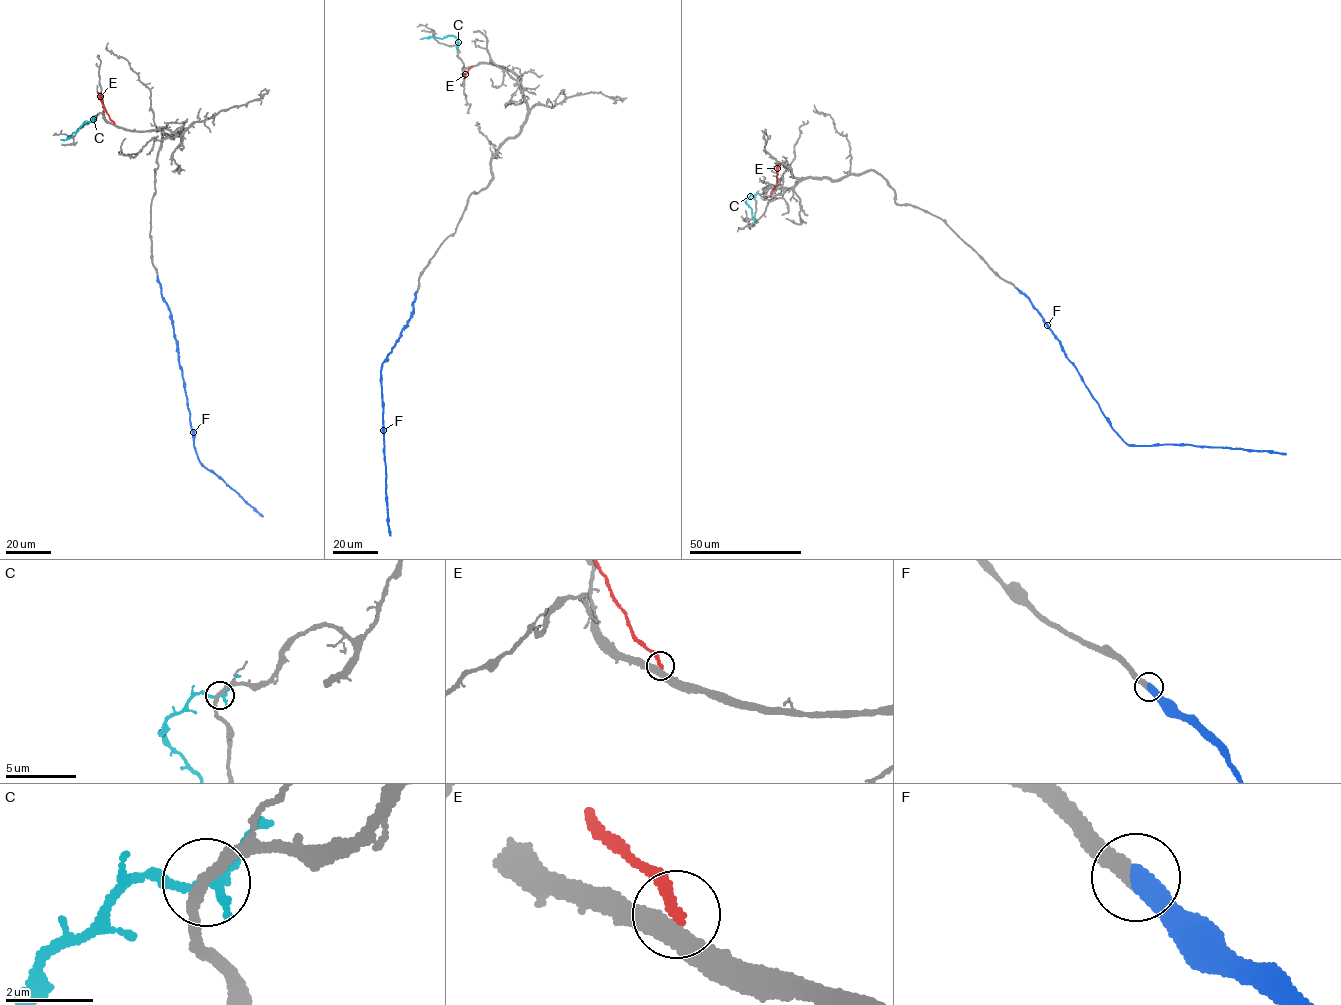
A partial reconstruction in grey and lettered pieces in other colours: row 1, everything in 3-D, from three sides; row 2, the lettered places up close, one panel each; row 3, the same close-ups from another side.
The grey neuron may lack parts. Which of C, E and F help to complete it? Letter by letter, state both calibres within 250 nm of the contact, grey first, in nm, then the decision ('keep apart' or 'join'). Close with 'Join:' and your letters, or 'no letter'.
C: calibres 280 and 190 nm; keep apart
E: calibres 360 and 220 nm; keep apart
F: calibres 400 and 500 nm; join
Join: F

